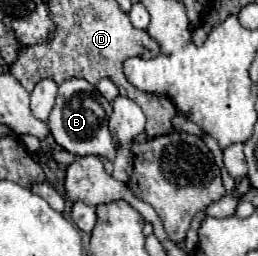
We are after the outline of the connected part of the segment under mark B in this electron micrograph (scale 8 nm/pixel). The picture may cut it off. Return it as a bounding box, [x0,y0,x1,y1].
[48,78,118,162]

